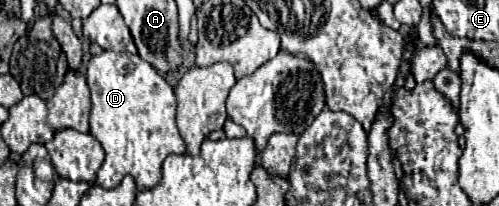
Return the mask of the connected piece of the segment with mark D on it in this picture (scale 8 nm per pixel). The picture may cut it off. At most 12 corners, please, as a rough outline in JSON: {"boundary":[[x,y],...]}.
{"boundary":[[138,54],[92,56],[96,184],[160,182],[186,152],[172,86]]}

